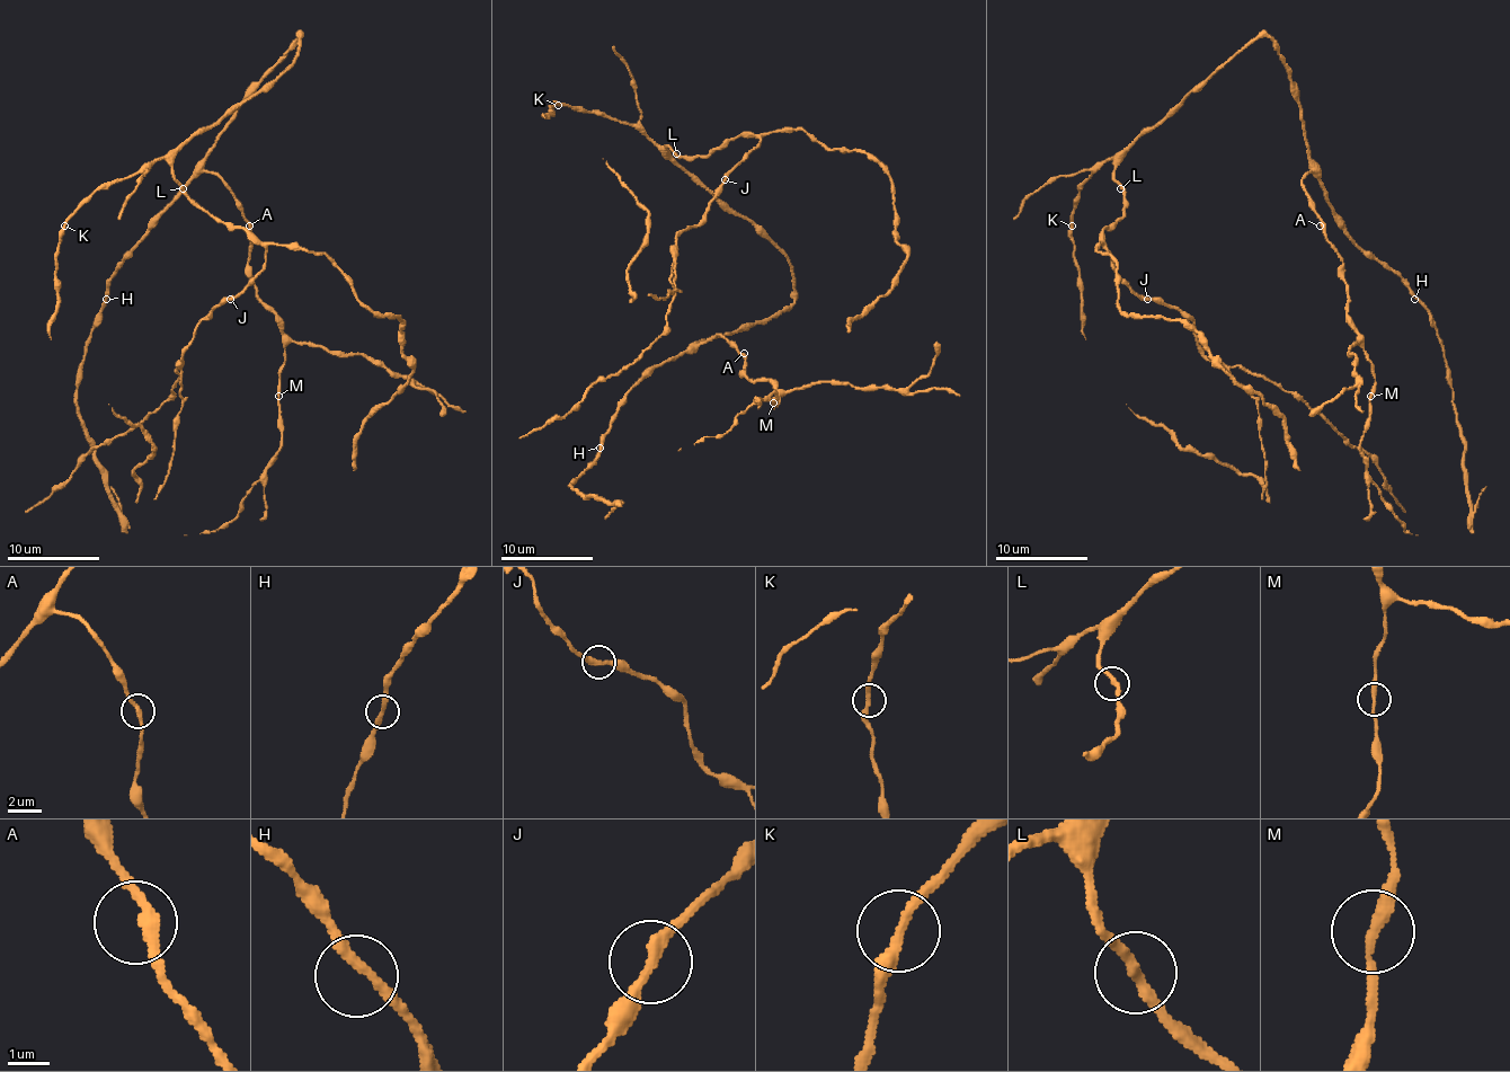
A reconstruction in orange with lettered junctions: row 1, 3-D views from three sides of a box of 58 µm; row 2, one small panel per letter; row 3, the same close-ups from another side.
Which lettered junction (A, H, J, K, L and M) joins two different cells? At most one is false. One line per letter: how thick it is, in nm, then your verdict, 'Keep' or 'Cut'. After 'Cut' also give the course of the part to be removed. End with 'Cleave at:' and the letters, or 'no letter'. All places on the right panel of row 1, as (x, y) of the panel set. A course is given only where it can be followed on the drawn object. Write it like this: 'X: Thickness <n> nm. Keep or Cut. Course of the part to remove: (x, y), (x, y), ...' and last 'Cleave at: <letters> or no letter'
A: Thickness 260 nm. Keep
H: Thickness 240 nm. Keep
J: Thickness 280 nm. Keep
K: Thickness 240 nm. Keep
L: Thickness 240 nm. Keep
M: Thickness 260 nm. Keep
Cleave at: no letter

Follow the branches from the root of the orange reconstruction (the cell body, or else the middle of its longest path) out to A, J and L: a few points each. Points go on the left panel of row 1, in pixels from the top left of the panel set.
A: (236, 105), (256, 96), (295, 59), (300, 35), (238, 109), (203, 165), (233, 195), (249, 226)
J: (236, 105), (172, 158), (172, 179), (198, 206), (265, 248), (265, 267), (231, 299)
L: (236, 105), (216, 123), (201, 127), (175, 153), (172, 179), (183, 188)

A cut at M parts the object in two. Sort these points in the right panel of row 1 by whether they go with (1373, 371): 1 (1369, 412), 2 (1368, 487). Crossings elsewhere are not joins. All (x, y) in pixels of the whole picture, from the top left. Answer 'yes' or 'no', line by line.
1: no
2: no

